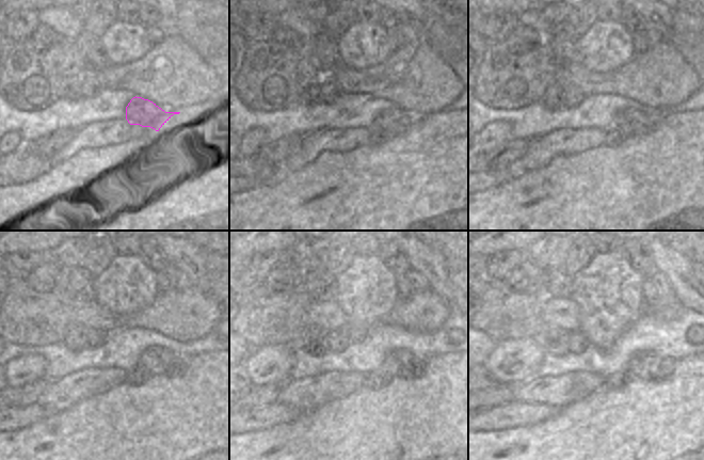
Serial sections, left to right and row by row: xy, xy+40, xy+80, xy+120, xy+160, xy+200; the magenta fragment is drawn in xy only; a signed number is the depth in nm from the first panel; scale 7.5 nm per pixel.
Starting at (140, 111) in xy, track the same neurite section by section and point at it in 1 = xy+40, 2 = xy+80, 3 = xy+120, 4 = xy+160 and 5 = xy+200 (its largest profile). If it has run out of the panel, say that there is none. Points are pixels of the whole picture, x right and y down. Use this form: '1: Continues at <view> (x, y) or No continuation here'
1: Continues at xy+40 (395, 121)
2: Continues at xy+80 (639, 120)
3: Continues at xy+120 (158, 360)
4: Continues at xy+160 (401, 363)
5: Continues at xy+200 (648, 365).

